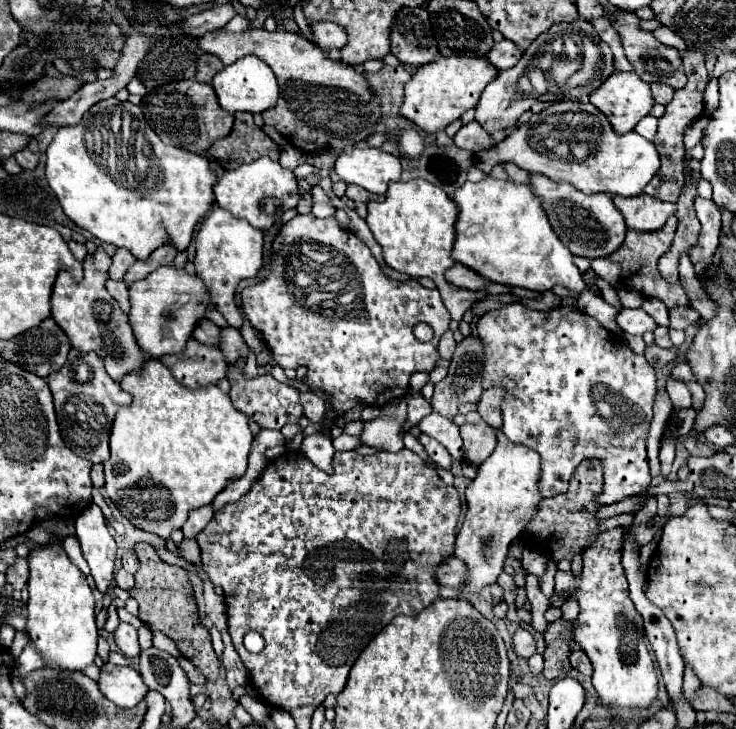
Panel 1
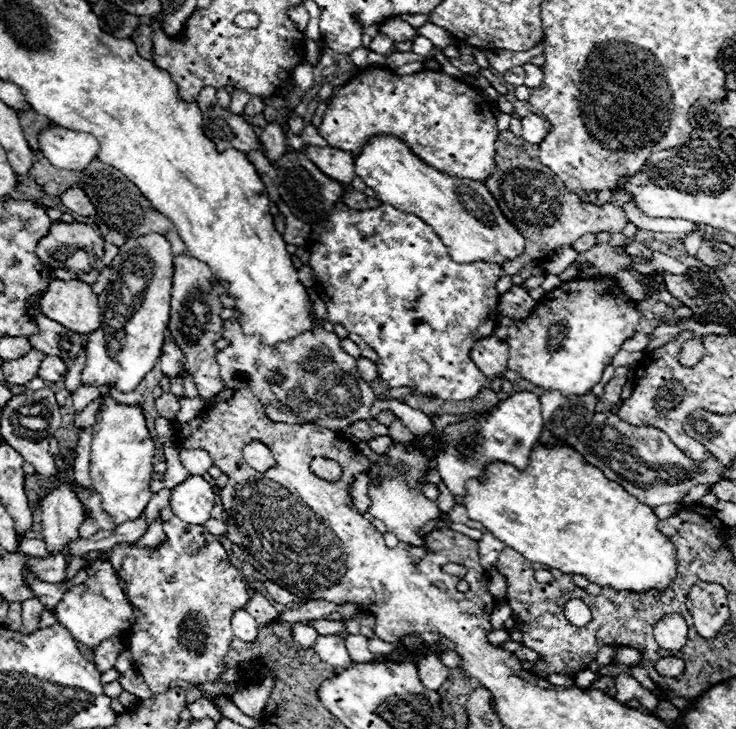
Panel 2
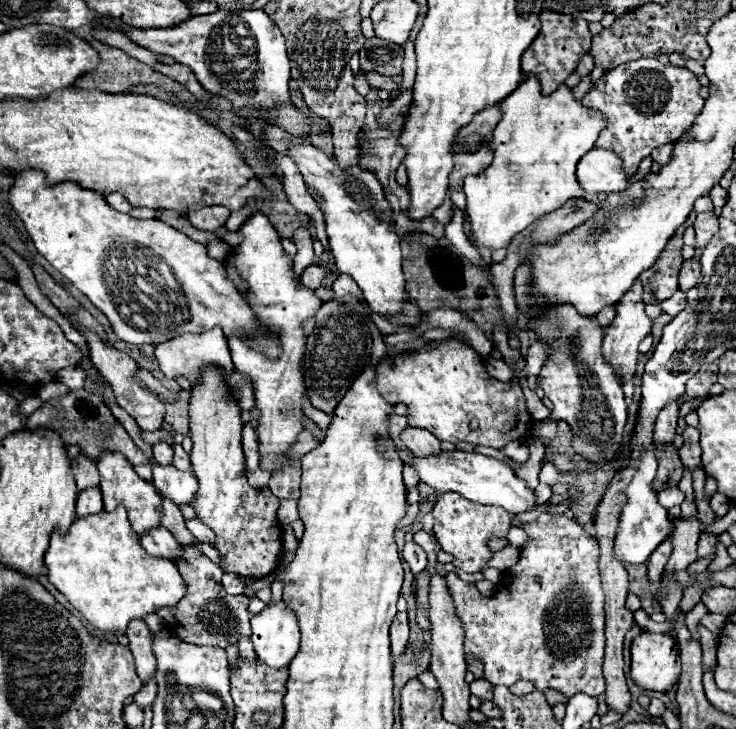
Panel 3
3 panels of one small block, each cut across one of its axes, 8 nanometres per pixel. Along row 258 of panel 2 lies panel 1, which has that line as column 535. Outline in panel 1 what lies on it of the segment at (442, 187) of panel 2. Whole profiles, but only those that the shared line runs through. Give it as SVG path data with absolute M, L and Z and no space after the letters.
M498 434L494 452L480 464L478 476L466 488L468 510L454 548L454 556L464 560L468 566L462 592L478 594L484 586L494 584L500 576L510 542L520 536L524 526L536 514L538 502L542 500L538 492L538 472L540 456L536 452L524 450L522 446L508 442L504 434Z

